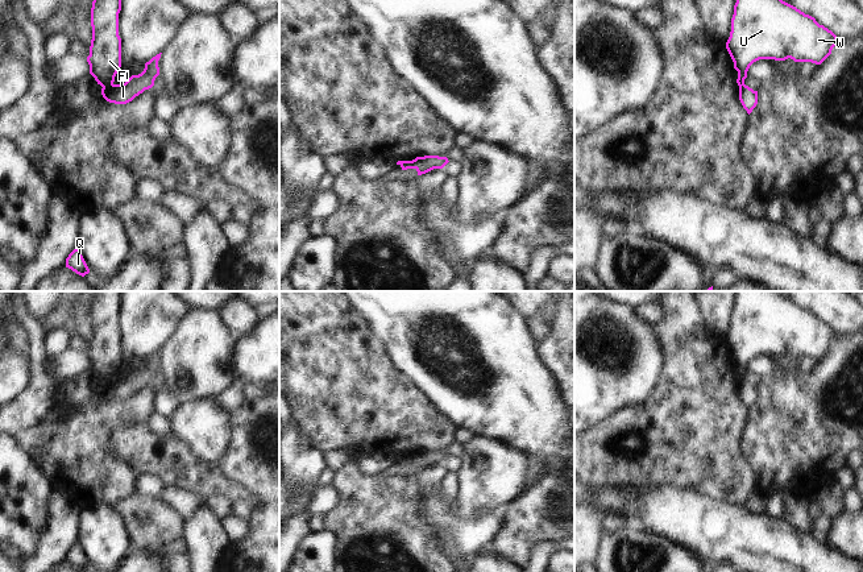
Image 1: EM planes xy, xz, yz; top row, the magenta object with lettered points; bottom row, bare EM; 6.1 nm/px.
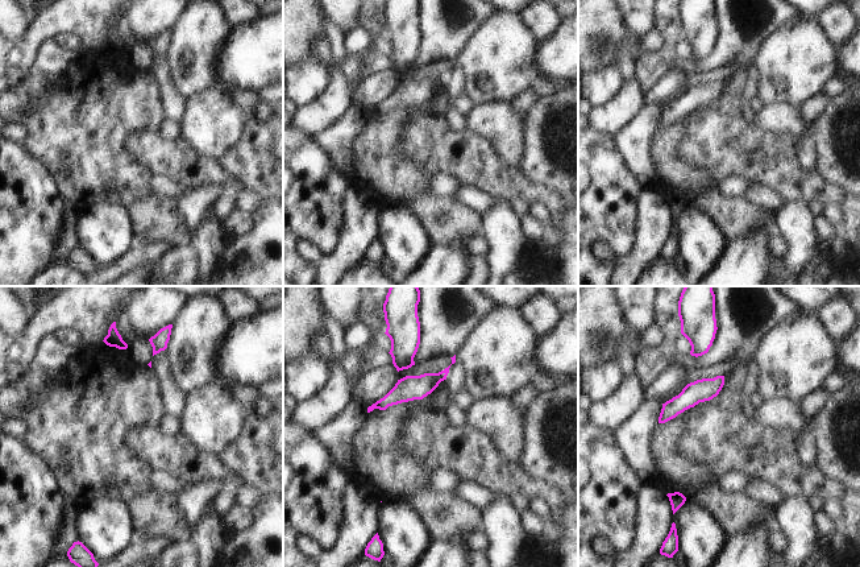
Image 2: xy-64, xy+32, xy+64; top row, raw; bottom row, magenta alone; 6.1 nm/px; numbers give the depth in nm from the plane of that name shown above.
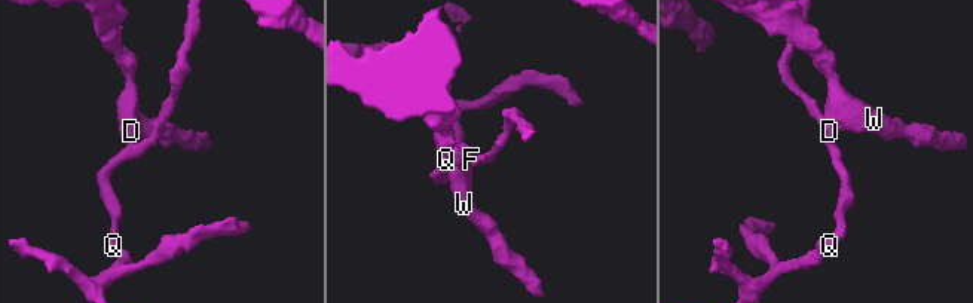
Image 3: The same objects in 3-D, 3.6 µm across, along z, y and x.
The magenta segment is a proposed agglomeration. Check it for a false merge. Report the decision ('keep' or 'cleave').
cleave

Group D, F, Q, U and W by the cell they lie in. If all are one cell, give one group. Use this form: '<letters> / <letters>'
D U W / F Q

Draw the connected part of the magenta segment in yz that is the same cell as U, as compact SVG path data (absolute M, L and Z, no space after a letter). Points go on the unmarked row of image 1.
M737 291L731 327L726 344L738 366L738 381L744 380L750 361L759 355L812 357L821 360L830 349L837 331L814 312L783 297L779 291Z

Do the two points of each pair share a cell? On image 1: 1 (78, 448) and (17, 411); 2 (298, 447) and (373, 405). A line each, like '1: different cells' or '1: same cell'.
1: different cells
2: different cells

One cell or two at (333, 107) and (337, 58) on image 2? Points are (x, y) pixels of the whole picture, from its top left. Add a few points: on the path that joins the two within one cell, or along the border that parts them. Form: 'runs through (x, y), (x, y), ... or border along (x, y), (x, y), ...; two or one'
runs through (336, 95), (336, 70); one

